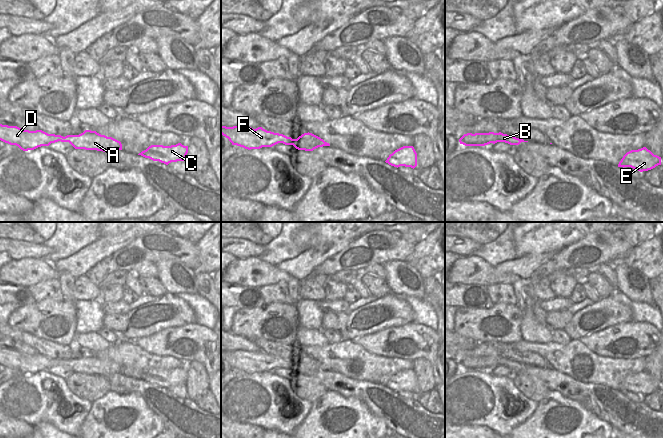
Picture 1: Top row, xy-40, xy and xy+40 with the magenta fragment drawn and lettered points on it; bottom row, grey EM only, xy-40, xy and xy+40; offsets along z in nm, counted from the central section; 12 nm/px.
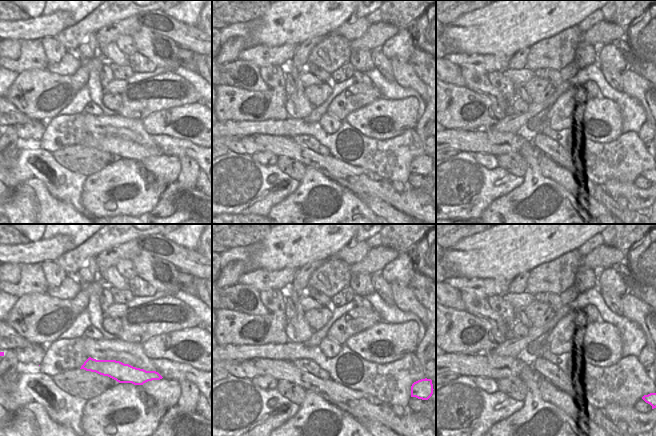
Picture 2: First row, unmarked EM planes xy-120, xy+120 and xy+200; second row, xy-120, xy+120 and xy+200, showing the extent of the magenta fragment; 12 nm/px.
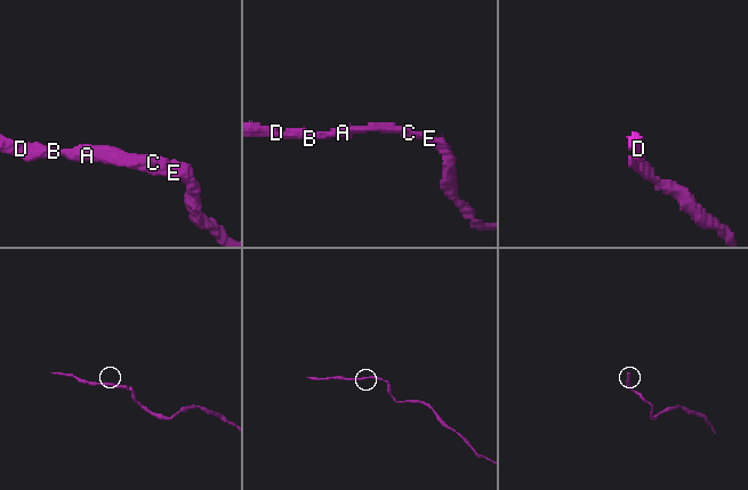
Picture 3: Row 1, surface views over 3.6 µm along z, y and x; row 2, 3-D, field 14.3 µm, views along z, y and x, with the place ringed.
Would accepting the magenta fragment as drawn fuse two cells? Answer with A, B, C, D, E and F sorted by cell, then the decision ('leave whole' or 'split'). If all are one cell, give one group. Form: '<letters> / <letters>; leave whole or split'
A B C D E F; leave whole

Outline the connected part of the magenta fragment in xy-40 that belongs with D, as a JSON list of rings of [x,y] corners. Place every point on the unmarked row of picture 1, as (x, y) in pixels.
[[[0,348],[0,364],[10,369],[16,369],[23,375],[34,374],[41,370],[49,370],[58,365],[69,366],[75,373],[111,375],[122,374],[120,365],[101,359],[96,355],[85,354],[79,359],[48,358],[42,354],[29,355],[17,350]]]

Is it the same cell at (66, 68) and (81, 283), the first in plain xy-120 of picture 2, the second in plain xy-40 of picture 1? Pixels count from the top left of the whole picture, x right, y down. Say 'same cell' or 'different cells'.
same cell

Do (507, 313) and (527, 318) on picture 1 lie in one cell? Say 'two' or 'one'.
two

